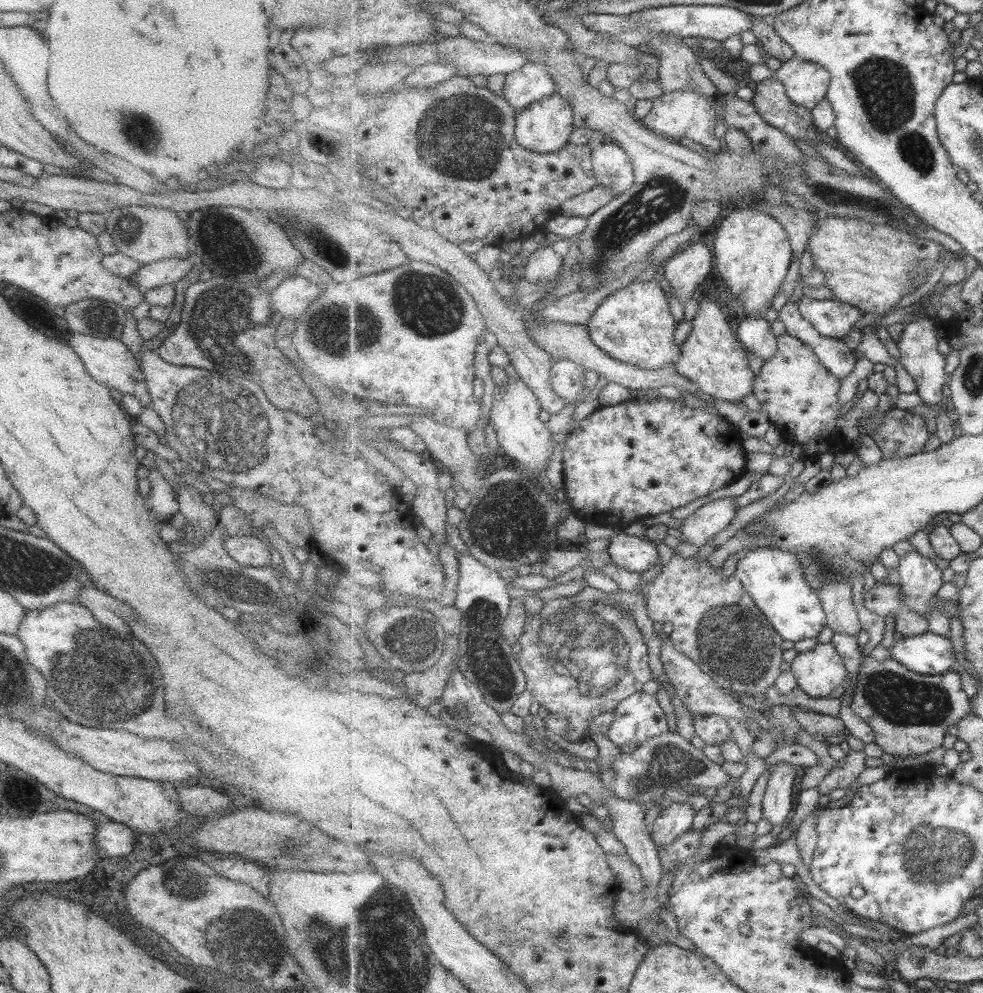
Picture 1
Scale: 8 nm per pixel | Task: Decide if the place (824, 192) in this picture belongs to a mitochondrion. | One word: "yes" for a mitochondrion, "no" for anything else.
yes

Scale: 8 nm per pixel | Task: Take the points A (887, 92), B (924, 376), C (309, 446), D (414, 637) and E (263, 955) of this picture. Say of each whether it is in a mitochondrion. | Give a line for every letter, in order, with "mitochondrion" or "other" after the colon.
A: mitochondrion
B: other
C: other
D: mitochondrion
E: mitochondrion

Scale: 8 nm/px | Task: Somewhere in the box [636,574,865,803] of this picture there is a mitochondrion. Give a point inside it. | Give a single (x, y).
(732, 639)

